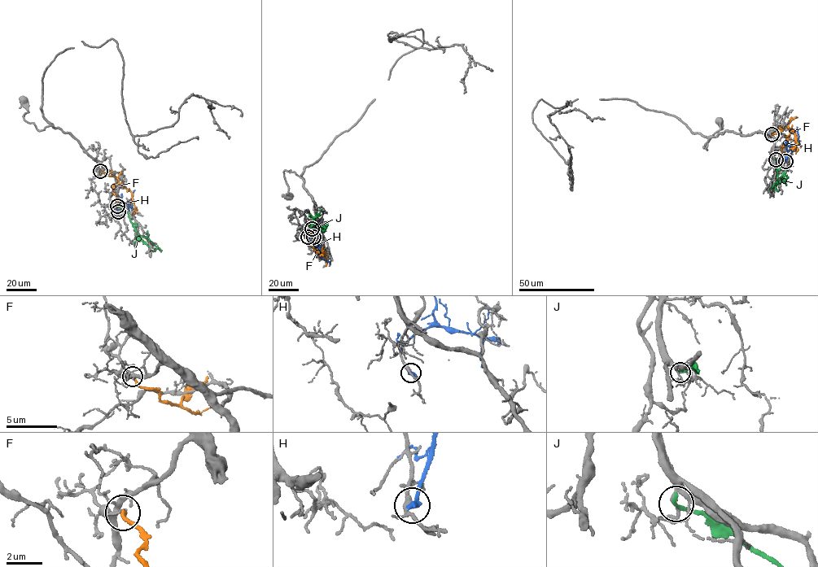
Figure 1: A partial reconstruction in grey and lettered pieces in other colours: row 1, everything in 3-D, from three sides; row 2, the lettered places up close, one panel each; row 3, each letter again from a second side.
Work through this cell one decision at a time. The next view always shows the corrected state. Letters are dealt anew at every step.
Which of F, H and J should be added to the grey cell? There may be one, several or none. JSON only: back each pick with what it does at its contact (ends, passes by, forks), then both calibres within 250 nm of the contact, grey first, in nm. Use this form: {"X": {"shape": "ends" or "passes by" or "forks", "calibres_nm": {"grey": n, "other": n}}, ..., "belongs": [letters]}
{"belongs": []}

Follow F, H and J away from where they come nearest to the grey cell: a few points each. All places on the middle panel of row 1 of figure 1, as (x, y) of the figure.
F: (313, 237), (320, 255), (326, 257), (317, 249)
H: (308, 237), (319, 249), (320, 256), (330, 262)
J: (311, 228), (317, 231), (313, 218), (312, 223), (322, 230), (326, 227), (328, 221)

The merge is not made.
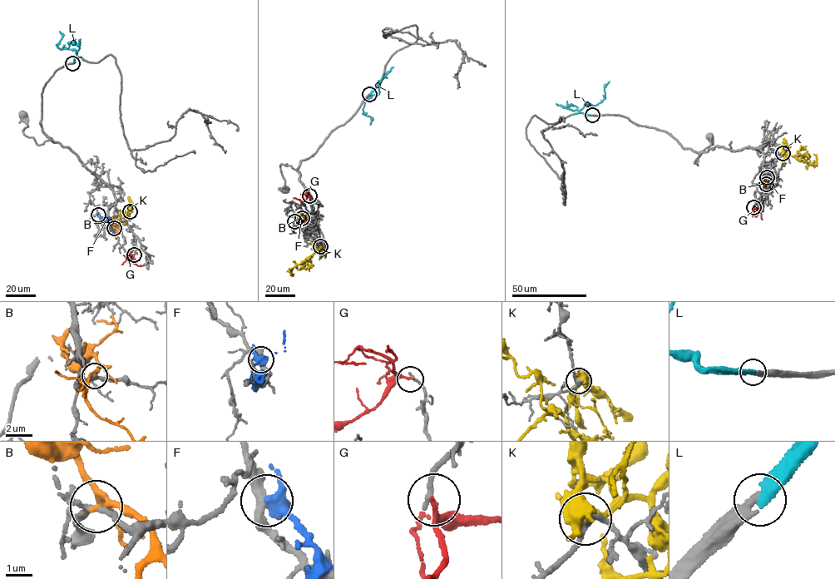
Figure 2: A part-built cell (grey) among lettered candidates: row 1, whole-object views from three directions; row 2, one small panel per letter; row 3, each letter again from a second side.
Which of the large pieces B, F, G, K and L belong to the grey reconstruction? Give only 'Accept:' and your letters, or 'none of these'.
Accept: L

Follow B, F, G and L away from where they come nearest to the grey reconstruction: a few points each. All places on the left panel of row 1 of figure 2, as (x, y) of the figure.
B: (114, 228), (117, 230), (116, 239)
F: (98, 215), (117, 235)
G: (135, 254), (132, 261), (143, 265)
L: (72, 63), (76, 51), (57, 47), (62, 37), (59, 31)

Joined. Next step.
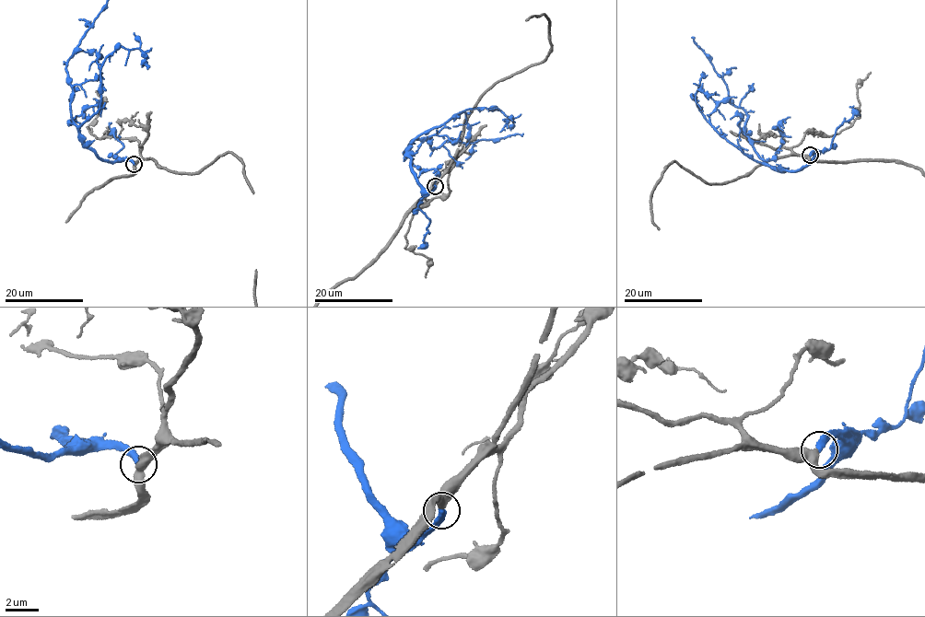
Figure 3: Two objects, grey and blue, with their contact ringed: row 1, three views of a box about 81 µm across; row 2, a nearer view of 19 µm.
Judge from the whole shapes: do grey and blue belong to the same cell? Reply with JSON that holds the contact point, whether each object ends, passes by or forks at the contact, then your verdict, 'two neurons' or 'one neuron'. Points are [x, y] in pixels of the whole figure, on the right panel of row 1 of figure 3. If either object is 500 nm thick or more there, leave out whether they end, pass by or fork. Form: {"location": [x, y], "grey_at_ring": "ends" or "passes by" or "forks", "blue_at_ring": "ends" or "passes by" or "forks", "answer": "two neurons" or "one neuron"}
{"location": [810, 155], "grey_at_ring": "passes by", "blue_at_ring": "ends", "answer": "one neuron"}

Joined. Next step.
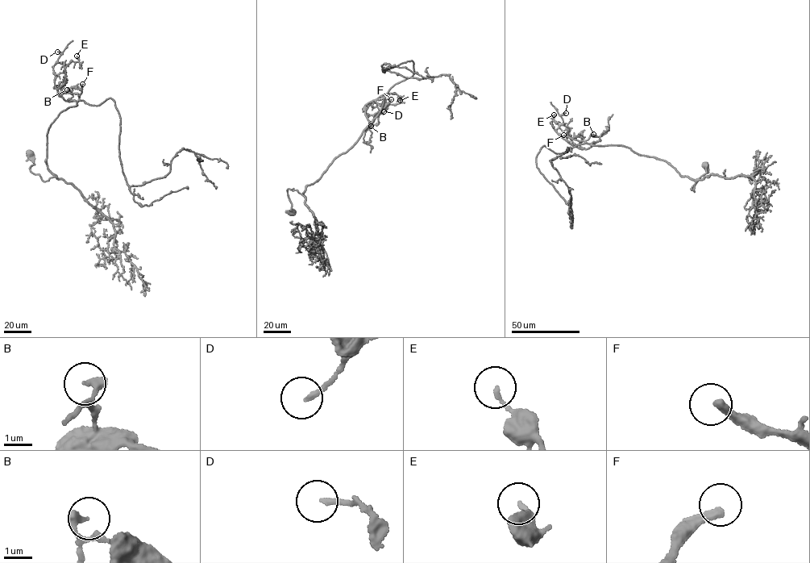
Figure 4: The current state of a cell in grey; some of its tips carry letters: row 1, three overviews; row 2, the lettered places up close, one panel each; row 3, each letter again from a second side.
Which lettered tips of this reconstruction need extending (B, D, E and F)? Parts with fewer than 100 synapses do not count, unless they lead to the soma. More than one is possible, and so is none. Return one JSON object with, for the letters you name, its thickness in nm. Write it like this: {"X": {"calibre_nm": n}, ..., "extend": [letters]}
{"F": {"calibre_nm": 320}, "extend": ["F"]}

